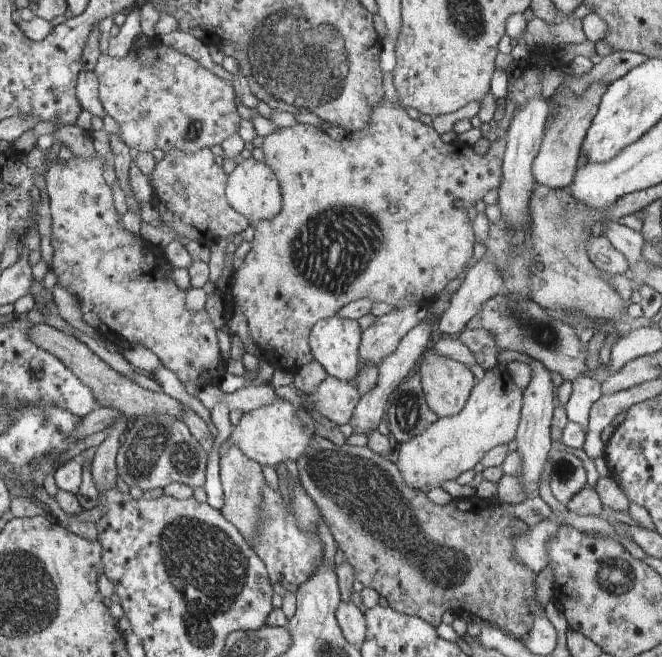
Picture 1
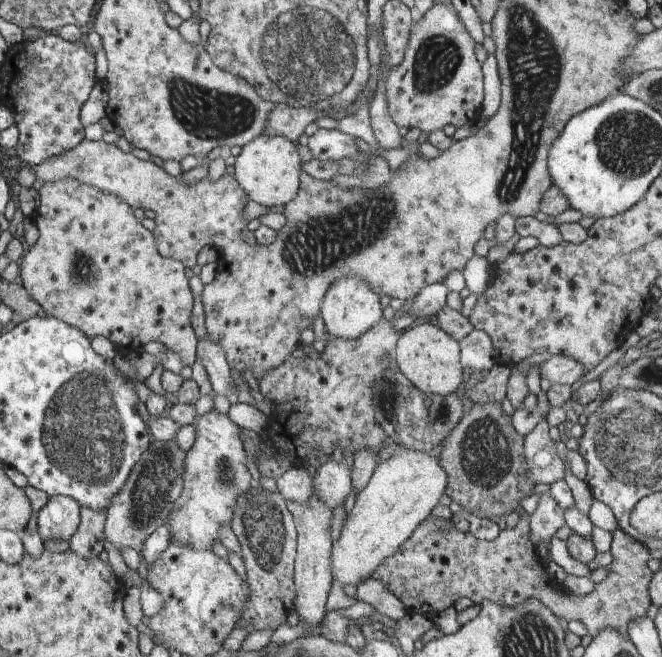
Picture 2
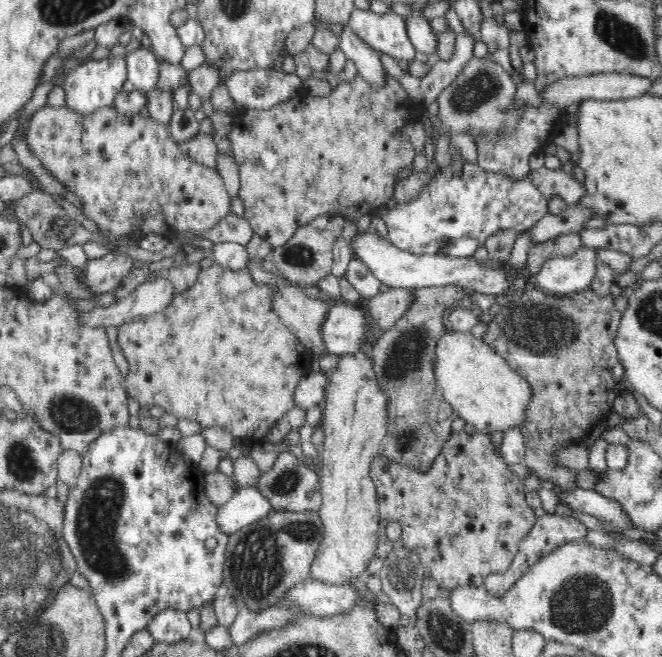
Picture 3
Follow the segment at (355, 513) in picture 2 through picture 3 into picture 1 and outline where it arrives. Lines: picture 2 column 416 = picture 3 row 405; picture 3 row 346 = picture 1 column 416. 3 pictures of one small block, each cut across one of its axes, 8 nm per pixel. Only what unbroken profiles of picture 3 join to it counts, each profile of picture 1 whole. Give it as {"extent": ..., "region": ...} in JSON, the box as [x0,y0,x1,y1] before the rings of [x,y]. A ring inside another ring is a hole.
{"extent":[394,364,524,492],"region":[[[498,364],[488,370],[482,381],[478,381],[471,390],[467,404],[458,414],[439,417],[412,440],[394,446],[396,466],[402,471],[407,485],[427,492],[426,488],[440,487],[448,480],[463,480],[464,476],[474,472],[484,455],[516,438],[522,420],[523,394],[524,390],[512,382],[504,365]]]}

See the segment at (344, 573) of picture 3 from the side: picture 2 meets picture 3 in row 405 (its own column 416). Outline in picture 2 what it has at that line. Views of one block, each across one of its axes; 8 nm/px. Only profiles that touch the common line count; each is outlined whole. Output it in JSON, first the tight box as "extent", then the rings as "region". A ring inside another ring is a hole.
{"extent":[396,320,462,396],"region":[[[429,320],[416,324],[414,328],[405,330],[399,340],[396,364],[402,374],[426,394],[448,396],[459,392],[462,382],[462,366],[460,366],[460,346],[442,327],[435,326]]]}

